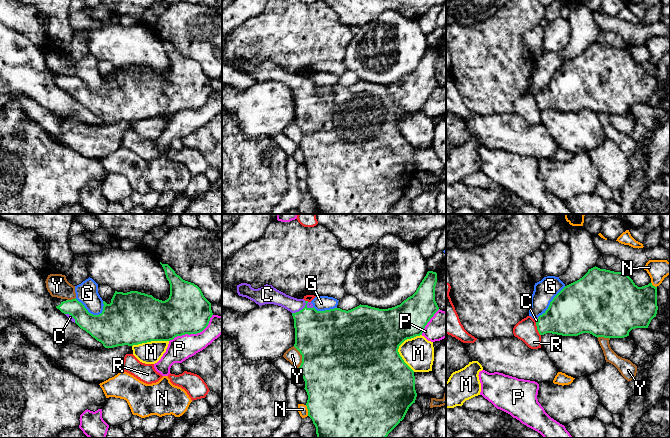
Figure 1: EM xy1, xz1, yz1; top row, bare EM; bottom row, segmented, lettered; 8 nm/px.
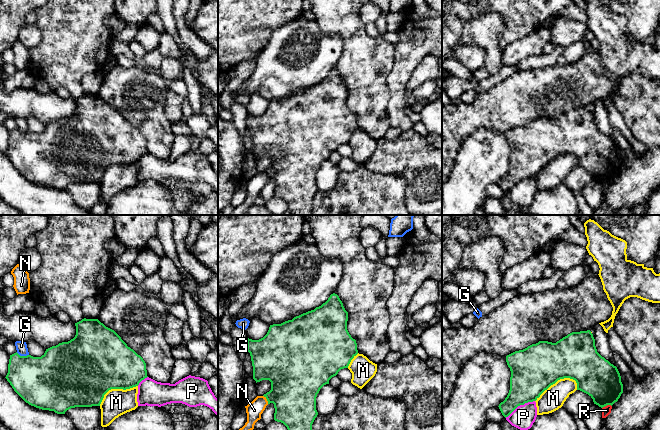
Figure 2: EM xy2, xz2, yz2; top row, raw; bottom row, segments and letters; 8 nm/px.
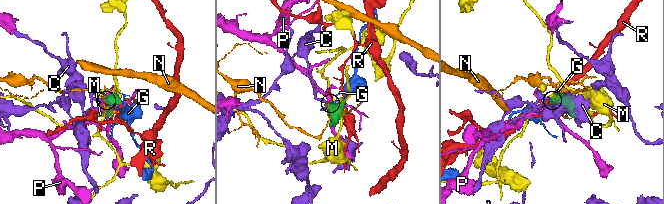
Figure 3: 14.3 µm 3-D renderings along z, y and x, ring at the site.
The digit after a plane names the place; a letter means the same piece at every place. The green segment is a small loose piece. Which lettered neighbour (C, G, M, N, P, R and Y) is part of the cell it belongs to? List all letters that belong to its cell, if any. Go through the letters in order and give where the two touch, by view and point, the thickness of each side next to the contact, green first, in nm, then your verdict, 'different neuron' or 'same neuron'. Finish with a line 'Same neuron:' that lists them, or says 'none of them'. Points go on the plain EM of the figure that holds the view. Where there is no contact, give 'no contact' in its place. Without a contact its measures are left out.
C: xz1 (303, 84) | 380/120 nm | same neuron
G: xy1 (88, 88) | 320/180 nm | different neuron
M: yz2 (555, 158) | 380/180 nm | different neuron
N: xz1 (308, 186) | 500/80 nm | different neuron
P: xy1 (193, 109) | 360/200 nm | different neuron
R: yz1 (537, 105) | 320/180 nm | different neuron
Y: xz1 (302, 133) | 500/120 nm | different neuron
Same neuron: C

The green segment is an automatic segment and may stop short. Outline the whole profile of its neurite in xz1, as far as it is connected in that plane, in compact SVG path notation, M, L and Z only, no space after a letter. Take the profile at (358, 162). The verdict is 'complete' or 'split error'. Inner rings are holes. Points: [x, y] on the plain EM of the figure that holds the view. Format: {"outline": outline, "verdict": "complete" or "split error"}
{"outline": "M428 47L412 72L388 85L360 80L348 87L340 84L317 87L311 78L286 71L268 60L254 65L250 60L241 59L237 61L237 69L259 82L274 80L292 89L294 123L302 131L298 147L305 157L308 192L316 203L317 214L386 214L404 195L417 173L414 147L404 138L398 125L405 116L422 111L427 99L439 86L435 77L436 59L437 49Z", "verdict": "split error"}

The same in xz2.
{"outline": "M335 69L331 70L328 76L314 86L303 89L294 93L292 96L285 97L281 100L270 101L267 110L259 116L247 116L247 128L250 129L253 142L253 155L257 158L269 156L271 158L271 166L263 172L267 175L268 180L273 179L275 184L274 196L283 199L287 205L291 215L312 215L312 200L318 191L316 186L316 173L320 165L329 160L329 156L336 152L341 145L348 144L351 136L358 130L356 116L351 113L347 106L348 88L345 86L342 77Z", "verdict": "complete"}

